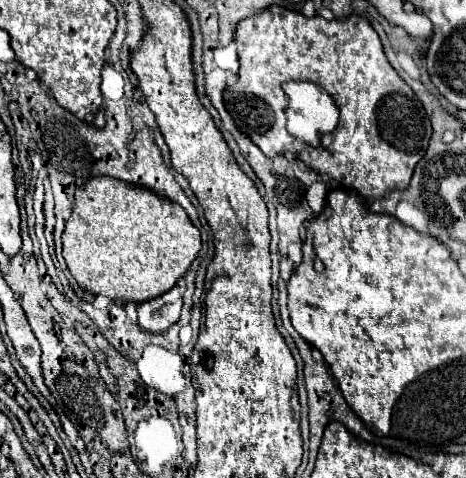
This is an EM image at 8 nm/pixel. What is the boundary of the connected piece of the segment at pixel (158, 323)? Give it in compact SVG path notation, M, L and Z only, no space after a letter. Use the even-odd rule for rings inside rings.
M176 284L172 290L138 304L138 324L148 332L164 332L180 318L182 290Z

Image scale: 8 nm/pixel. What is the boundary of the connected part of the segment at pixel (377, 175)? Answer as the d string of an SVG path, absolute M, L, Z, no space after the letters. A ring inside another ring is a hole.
M270 6L242 20L236 28L234 42L238 46L240 74L236 86L224 90L224 104L228 112L234 116L240 132L244 132L266 156L272 158L290 152L302 160L307 145L292 138L284 128L286 94L282 92L280 84L286 80L306 80L326 88L340 108L340 126L332 134L322 135L321 148L328 150L336 158L336 174L331 177L336 179L343 189L360 192L364 198L370 200L382 198L388 190L408 188L414 166L428 148L432 126L430 120L426 118L422 102L416 98L412 88L408 88L408 84L396 74L396 70L386 60L380 38L366 20L366 16L352 14L348 18L328 22L322 16L306 18L294 10L286 10L282 6Z

